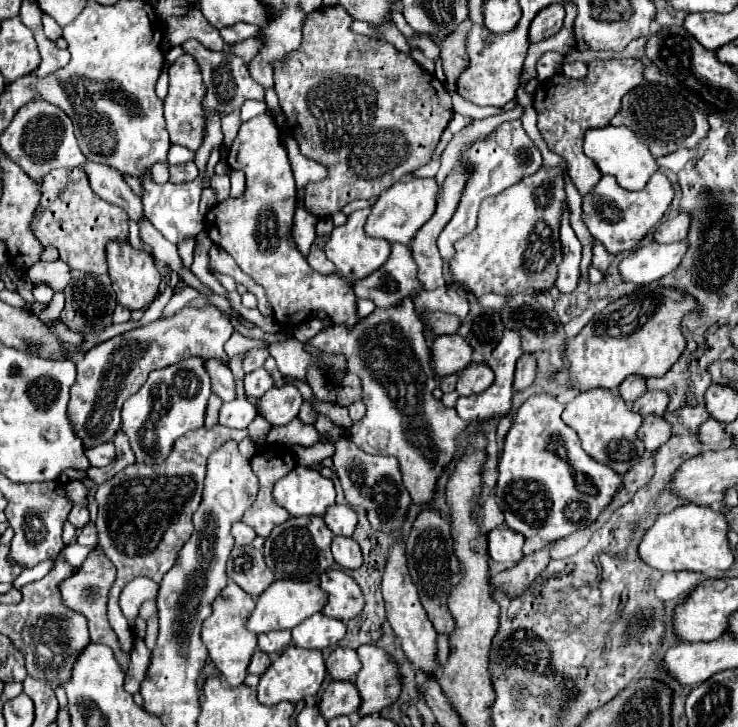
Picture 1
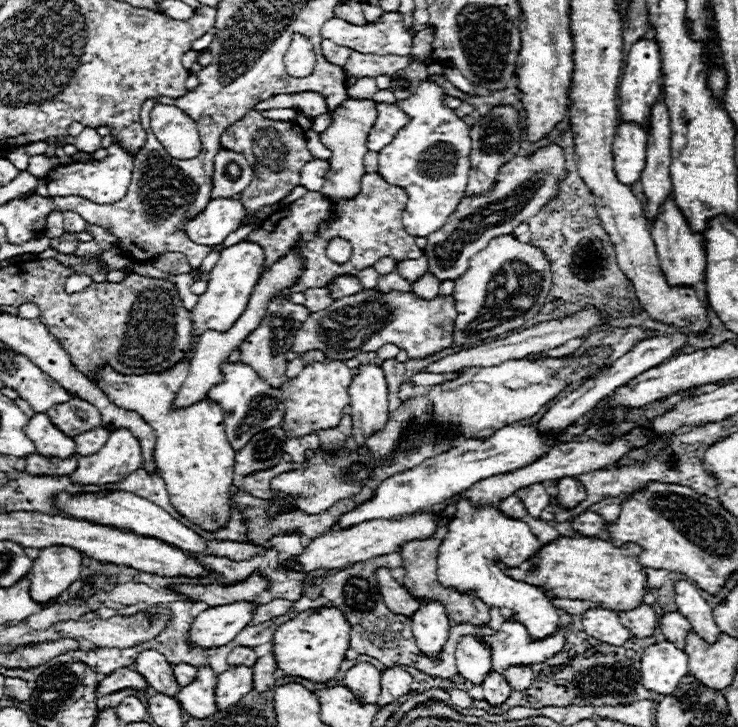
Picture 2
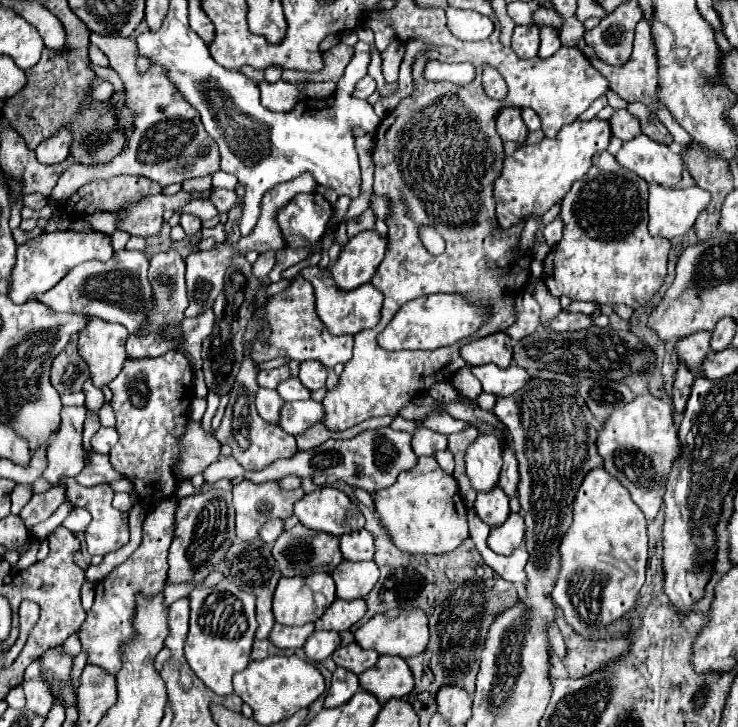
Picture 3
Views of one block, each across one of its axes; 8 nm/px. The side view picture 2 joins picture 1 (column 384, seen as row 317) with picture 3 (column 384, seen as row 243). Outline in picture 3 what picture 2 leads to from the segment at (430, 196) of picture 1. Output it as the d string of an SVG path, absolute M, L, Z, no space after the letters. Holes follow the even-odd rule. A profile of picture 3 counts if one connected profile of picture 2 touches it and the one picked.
M366 230L342 248L338 260L330 266L330 276L336 282L336 288L356 290L358 286L370 282L378 264L386 252L386 238L380 238L376 230Z

